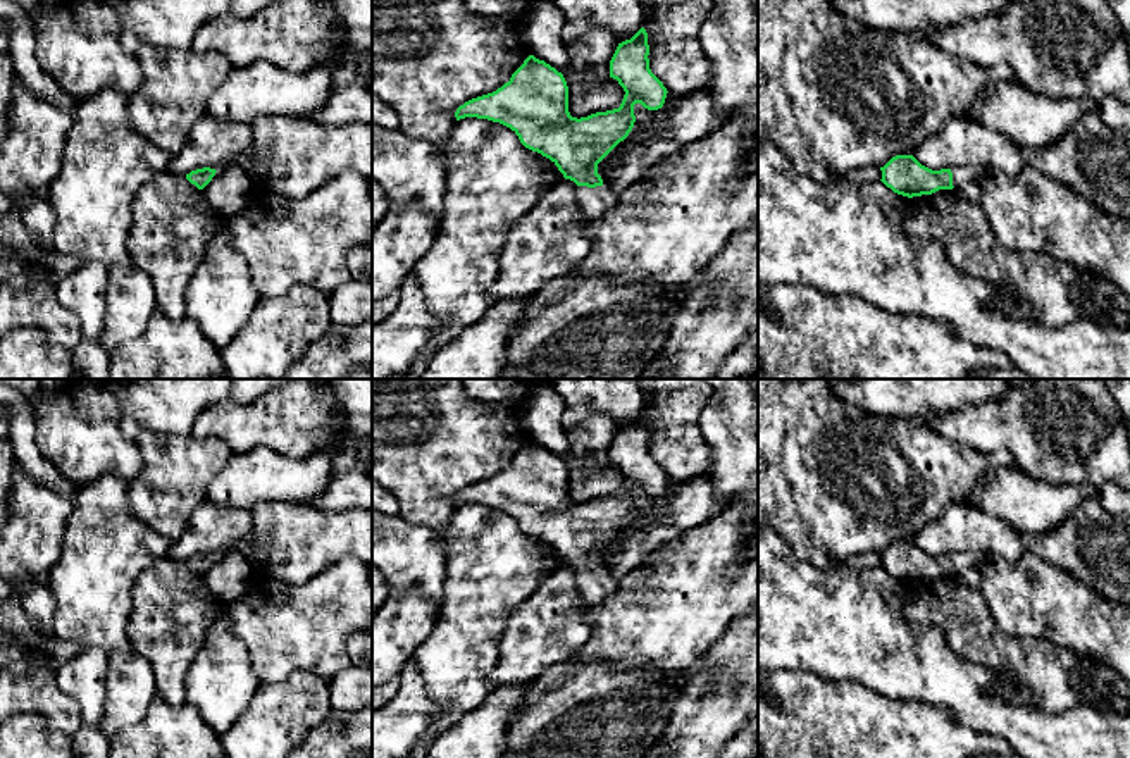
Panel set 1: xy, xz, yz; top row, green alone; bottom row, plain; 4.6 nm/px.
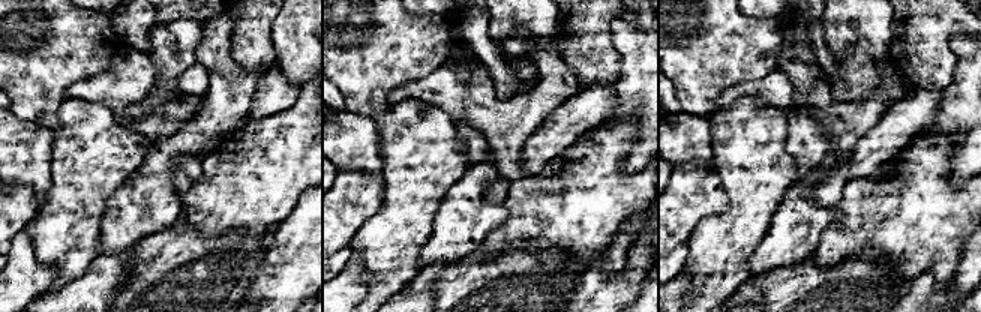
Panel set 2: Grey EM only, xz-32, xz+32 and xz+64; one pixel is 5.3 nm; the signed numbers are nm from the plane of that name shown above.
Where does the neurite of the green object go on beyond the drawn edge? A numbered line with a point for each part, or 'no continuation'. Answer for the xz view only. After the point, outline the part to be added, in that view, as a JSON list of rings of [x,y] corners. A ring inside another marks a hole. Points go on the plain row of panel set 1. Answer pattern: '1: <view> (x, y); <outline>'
1: xz (593, 588); [[[579,572],[577,587],[582,601],[586,605],[594,605],[603,598],[613,594],[618,589],[618,584],[610,574],[605,572],[596,574]]]

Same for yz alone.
1: yz (962, 560); [[[958,551],[951,555],[953,558],[953,572],[963,572],[965,568],[980,565],[984,556],[980,551]]]

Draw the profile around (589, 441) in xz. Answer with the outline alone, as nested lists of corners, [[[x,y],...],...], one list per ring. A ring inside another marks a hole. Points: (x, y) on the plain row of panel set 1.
[[[591,415],[579,426],[565,429],[570,458],[584,470],[594,472],[610,465],[610,446],[618,426],[606,415]]]

